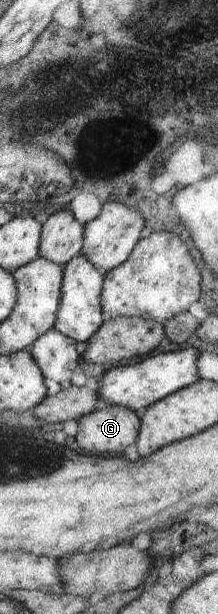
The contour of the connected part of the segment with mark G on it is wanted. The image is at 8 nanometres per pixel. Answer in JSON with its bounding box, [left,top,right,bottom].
[75,401,142,455]

